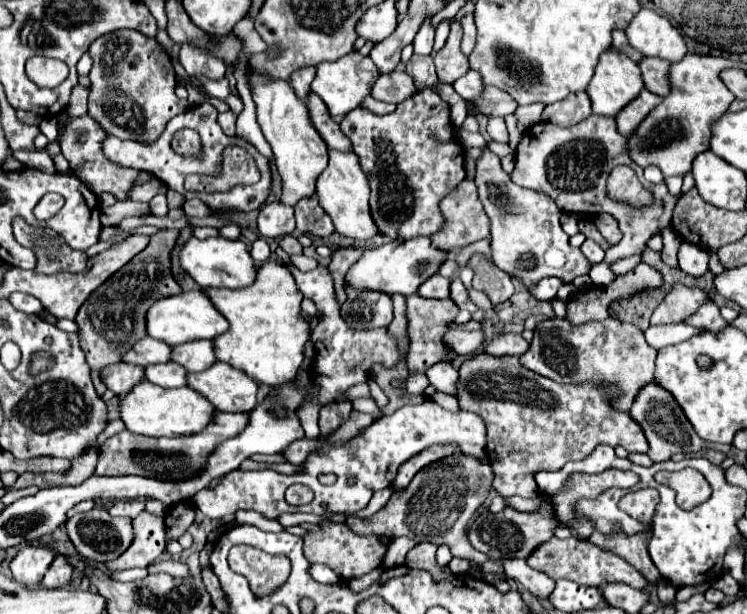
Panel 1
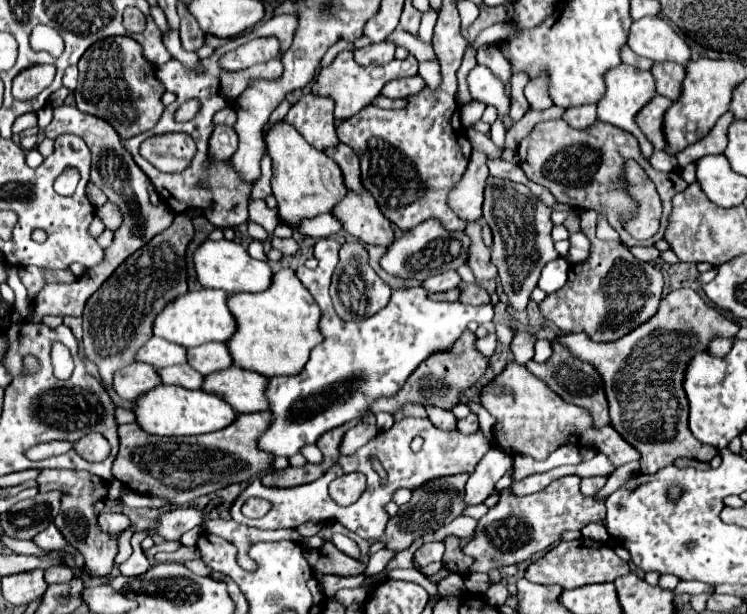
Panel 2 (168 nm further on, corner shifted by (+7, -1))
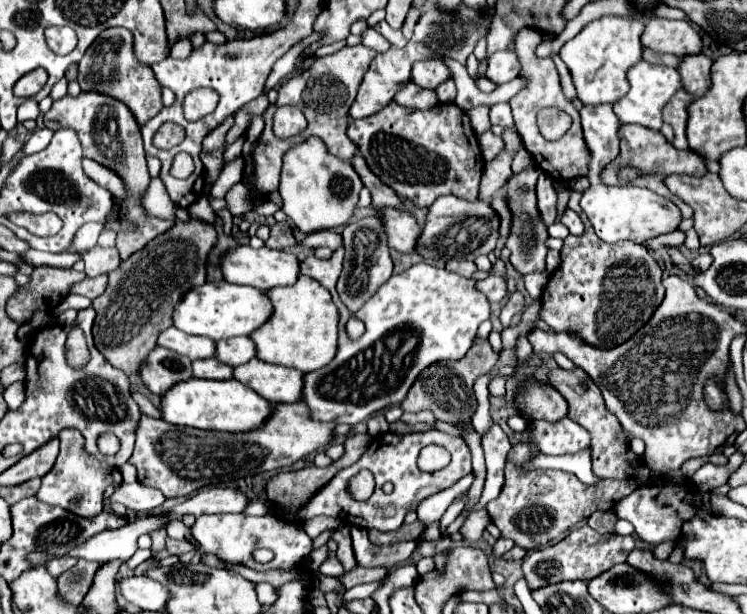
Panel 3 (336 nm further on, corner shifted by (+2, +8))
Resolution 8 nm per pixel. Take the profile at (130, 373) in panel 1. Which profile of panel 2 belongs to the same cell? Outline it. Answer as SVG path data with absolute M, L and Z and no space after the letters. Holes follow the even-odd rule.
M132 362L114 374L114 390L124 400L136 400L136 396L148 392L158 384L160 378L156 378L156 370L148 364Z

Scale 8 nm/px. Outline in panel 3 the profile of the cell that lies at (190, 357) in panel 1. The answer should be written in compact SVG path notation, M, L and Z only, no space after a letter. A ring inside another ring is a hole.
M233 337L233 341L219 341L217 343L217 359L225 361L225 365L243 365L257 357L255 343L251 337Z

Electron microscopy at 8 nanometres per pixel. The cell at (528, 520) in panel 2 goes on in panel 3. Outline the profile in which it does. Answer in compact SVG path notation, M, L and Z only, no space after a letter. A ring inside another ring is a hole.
M515 443L505 465L505 483L497 499L487 503L491 521L499 527L501 537L513 539L515 545L535 549L563 537L579 521L587 519L597 509L615 507L623 497L637 489L637 481L603 481L595 487L581 483L573 473L557 469L523 469L523 463L533 455L531 443Z

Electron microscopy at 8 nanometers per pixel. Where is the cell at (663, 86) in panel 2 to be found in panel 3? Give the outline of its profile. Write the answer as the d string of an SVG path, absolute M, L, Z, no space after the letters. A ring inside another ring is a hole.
M699 53L683 57L679 73L683 77L683 87L693 97L703 97L711 87L711 65L713 59Z

